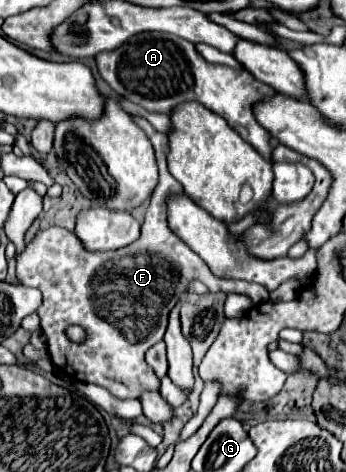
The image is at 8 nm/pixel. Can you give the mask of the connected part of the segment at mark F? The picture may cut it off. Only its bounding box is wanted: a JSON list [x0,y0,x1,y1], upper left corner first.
[17,117,269,399]

